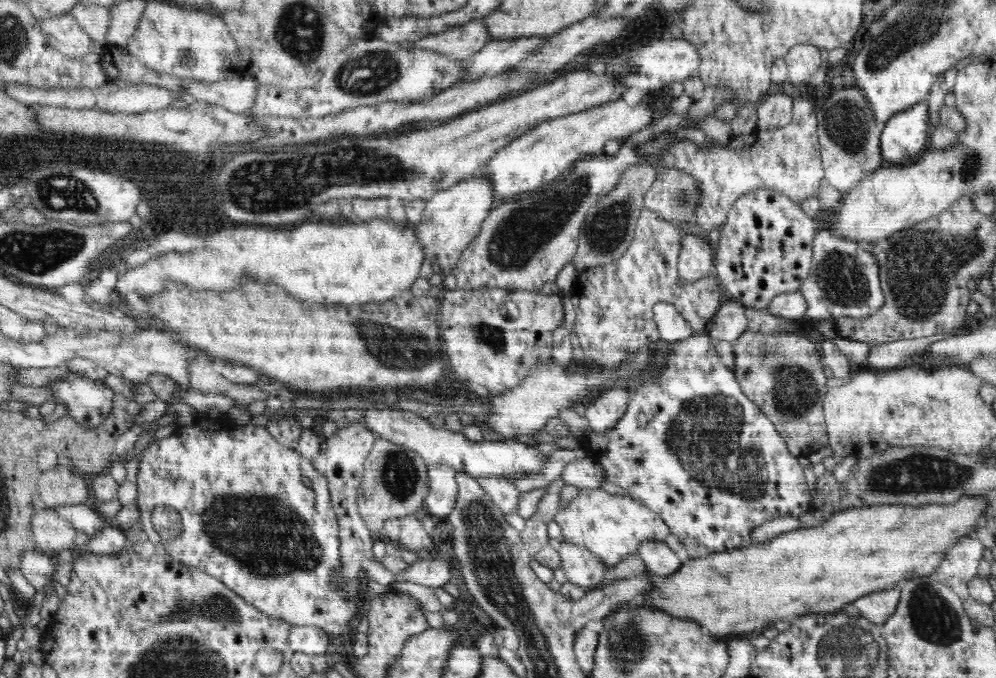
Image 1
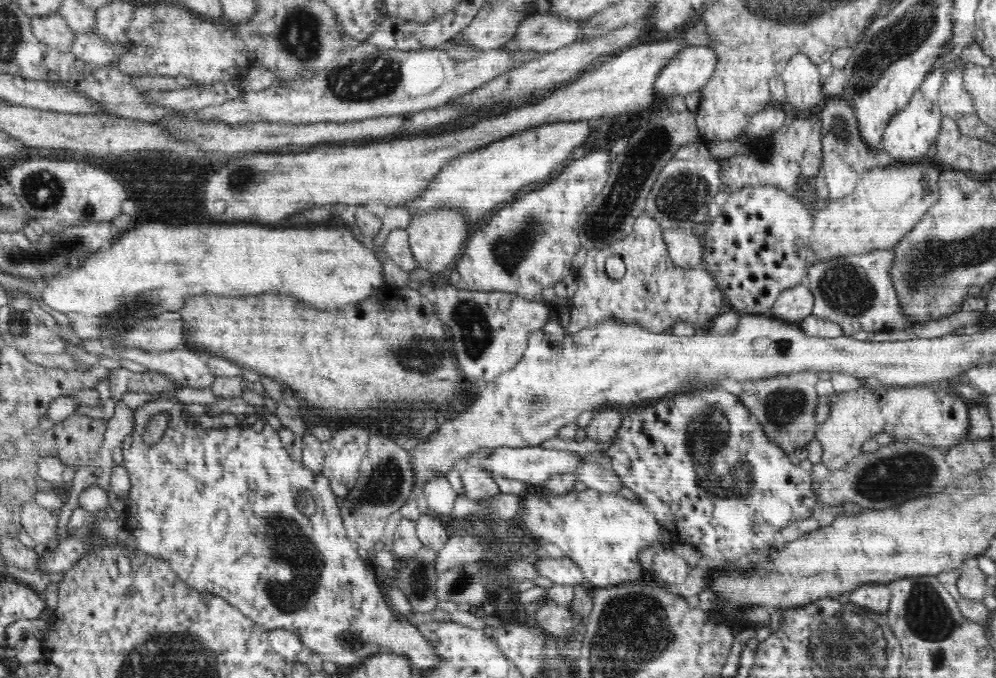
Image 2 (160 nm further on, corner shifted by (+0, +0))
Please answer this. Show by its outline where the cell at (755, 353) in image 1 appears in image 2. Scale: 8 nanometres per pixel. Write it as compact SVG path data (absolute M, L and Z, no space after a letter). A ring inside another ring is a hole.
M804 371L792 374L778 374L762 380L746 380L741 382L740 402L758 419L763 426L764 434L786 453L804 448L815 438L818 424L815 419L816 405L819 396L816 393L818 373Z

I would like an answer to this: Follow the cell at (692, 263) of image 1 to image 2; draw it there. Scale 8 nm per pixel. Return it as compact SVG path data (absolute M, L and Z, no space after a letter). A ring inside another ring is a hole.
M663 229L662 236L666 243L669 257L680 267L690 268L704 263L702 242L691 229Z

